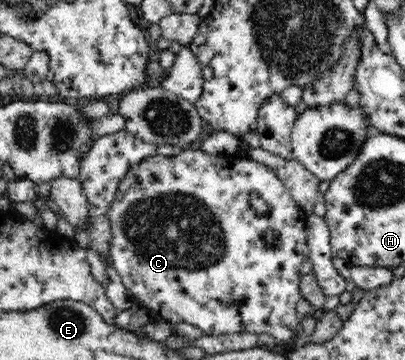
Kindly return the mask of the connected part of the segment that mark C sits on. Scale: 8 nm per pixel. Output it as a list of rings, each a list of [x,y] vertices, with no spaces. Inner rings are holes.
[[[184,149],[181,154],[173,157],[153,155],[147,157],[136,165],[131,166],[129,172],[120,180],[105,212],[109,221],[110,248],[107,254],[121,275],[123,284],[135,302],[143,306],[147,313],[148,321],[165,321],[168,323],[193,324],[201,328],[207,335],[223,335],[233,333],[271,334],[277,342],[293,338],[301,334],[301,316],[297,314],[296,304],[301,299],[299,294],[298,269],[300,264],[310,260],[311,250],[308,243],[306,230],[306,214],[300,206],[287,193],[285,185],[279,177],[272,173],[265,165],[255,162],[242,155],[214,157],[201,149]],[[257,197],[263,202],[264,208],[258,209],[252,205],[252,198]]]

